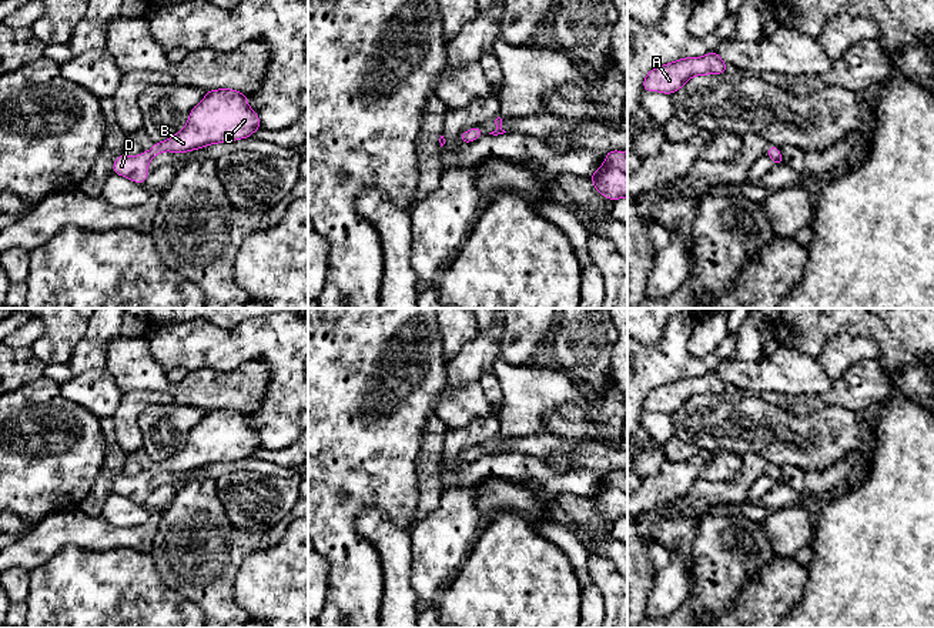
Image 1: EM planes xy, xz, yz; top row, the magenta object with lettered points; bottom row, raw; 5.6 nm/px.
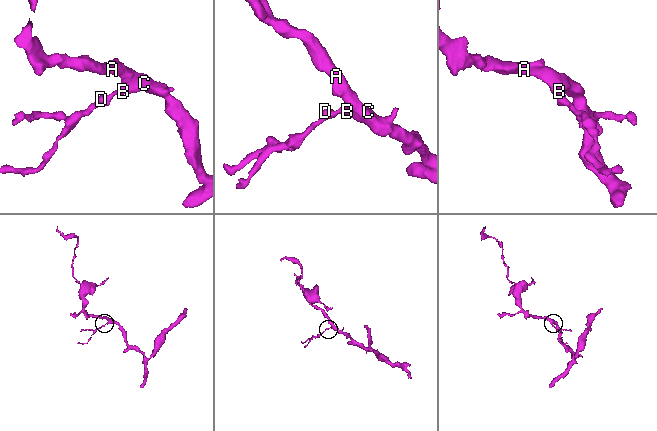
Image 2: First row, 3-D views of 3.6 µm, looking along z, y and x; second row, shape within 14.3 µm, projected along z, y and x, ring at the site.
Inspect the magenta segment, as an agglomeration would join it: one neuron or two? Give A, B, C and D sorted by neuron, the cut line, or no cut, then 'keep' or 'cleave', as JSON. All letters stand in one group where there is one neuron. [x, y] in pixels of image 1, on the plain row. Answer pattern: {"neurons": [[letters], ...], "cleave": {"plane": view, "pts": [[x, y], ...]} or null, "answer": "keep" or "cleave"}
{"neurons": [["A", "B", "C", "D"]], "cleave": null, "answer": "keep"}

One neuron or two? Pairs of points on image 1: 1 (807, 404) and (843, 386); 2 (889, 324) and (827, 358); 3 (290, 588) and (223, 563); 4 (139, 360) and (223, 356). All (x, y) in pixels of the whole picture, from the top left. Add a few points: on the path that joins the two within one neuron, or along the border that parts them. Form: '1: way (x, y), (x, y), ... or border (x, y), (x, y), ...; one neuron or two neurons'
1: way (816, 403), (834, 394); one neuron
2: border (832, 337), (864, 336), (881, 358); two neurons
3: border (265, 547), (254, 547), (243, 561), (234, 601); two neurons
4: border (146, 338), (156, 361), (166, 371); two neurons

